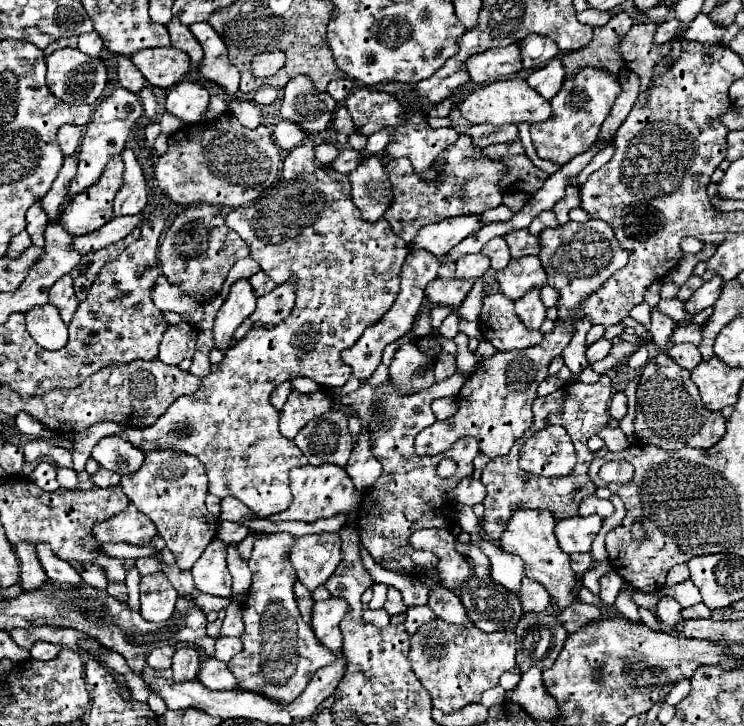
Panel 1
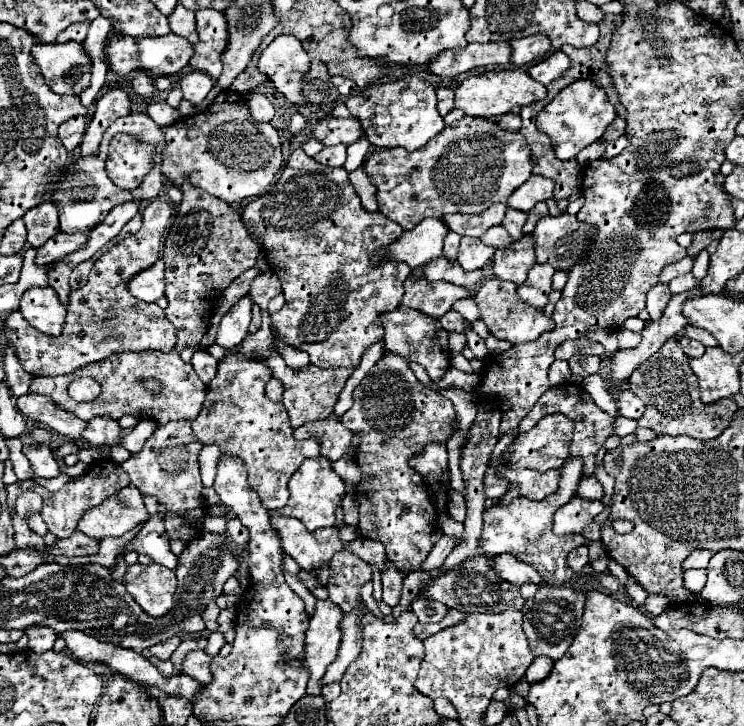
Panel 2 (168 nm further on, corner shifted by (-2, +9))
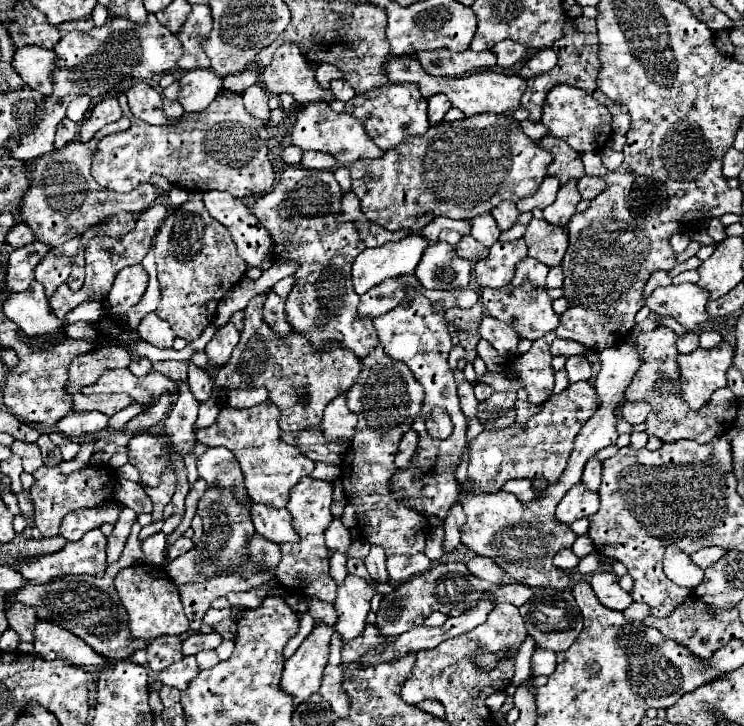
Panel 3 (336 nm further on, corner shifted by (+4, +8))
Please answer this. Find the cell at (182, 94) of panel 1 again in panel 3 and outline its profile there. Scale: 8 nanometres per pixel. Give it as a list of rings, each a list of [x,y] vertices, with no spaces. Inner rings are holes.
[[[189,70],[179,80],[177,102],[183,106],[187,114],[203,112],[213,102],[221,88],[223,80],[211,70]]]

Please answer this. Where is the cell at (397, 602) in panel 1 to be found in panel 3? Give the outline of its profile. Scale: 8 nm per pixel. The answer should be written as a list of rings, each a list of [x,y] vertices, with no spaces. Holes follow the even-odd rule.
[[[371,546],[371,552],[365,558],[365,566],[367,566],[367,572],[371,578],[381,580],[381,582],[389,580],[387,570],[385,570],[385,550],[381,546]]]

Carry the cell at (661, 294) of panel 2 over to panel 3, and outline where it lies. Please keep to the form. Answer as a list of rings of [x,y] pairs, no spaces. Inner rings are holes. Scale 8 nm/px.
[[[657,270],[657,272],[653,272],[653,274],[651,274],[649,282],[645,284],[643,294],[645,294],[645,296],[649,296],[655,288],[659,288],[659,286],[669,286],[669,284],[671,284],[671,280],[673,280],[673,278],[671,278],[665,270]]]

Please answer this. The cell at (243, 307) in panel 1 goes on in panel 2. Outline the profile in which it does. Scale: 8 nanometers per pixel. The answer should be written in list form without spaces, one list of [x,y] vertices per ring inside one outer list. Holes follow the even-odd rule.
[[[249,295],[241,297],[221,319],[219,331],[217,331],[217,345],[225,349],[233,349],[247,337],[247,329],[251,323],[251,307],[253,301]]]

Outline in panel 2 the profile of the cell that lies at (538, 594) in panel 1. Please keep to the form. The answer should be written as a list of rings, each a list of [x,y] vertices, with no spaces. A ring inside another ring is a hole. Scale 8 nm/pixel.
[[[507,553],[497,555],[493,567],[501,577],[505,577],[511,583],[513,581],[535,581],[535,583],[539,581],[539,573],[533,567],[517,561],[513,555],[507,555]]]

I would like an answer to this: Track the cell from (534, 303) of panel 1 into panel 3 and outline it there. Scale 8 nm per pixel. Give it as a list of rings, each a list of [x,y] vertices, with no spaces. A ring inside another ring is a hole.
[[[525,258],[517,264],[515,268],[515,276],[511,280],[513,286],[521,284],[523,280],[529,280],[531,284],[537,284],[539,288],[545,286],[545,278],[547,278],[547,272],[549,272],[549,266],[545,266],[543,262],[539,260],[533,260],[533,258]]]

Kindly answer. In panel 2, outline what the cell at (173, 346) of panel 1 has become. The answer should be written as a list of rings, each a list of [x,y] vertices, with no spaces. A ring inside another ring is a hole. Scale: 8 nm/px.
[[[187,179],[181,185],[183,191],[183,199],[177,207],[177,215],[173,217],[173,223],[169,227],[169,235],[165,239],[165,247],[163,247],[163,263],[165,263],[165,297],[169,299],[169,307],[165,309],[167,319],[175,325],[177,329],[177,345],[175,351],[183,351],[185,347],[197,349],[207,327],[209,327],[209,319],[211,319],[211,309],[217,305],[221,293],[225,291],[225,287],[243,271],[247,271],[249,267],[255,265],[257,253],[259,253],[259,245],[257,241],[253,241],[247,233],[247,229],[243,227],[241,215],[239,211],[235,211],[229,203],[207,195],[207,191],[193,187]]]

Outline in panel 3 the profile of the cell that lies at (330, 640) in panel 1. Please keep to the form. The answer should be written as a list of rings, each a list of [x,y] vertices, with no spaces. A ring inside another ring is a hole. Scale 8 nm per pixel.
[[[315,626],[299,650],[285,662],[281,690],[293,698],[295,708],[303,704],[311,694],[319,692],[323,670],[329,660],[331,634],[331,626]]]

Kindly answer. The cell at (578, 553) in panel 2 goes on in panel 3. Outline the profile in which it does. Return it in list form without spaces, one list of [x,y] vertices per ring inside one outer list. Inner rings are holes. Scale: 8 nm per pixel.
[[[563,548],[561,552],[555,554],[553,558],[553,564],[561,570],[573,570],[577,564],[579,564],[579,558],[569,550],[569,548]]]

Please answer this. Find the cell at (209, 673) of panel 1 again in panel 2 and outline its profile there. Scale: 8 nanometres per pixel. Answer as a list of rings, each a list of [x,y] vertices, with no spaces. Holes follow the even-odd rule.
[[[191,651],[191,655],[187,655],[187,659],[183,661],[181,673],[199,679],[199,683],[211,683],[211,679],[213,679],[211,669],[209,669],[211,661],[213,661],[213,657],[209,653],[205,653],[205,651]]]

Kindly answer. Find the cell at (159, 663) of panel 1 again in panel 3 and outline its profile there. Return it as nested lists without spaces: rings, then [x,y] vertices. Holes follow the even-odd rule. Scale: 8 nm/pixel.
[[[159,636],[157,640],[153,640],[153,644],[147,646],[149,668],[153,672],[161,672],[169,664],[179,662],[183,658],[181,644],[183,644],[183,636]]]

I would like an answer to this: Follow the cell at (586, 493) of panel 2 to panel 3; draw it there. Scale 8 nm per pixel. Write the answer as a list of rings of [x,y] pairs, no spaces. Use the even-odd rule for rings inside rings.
[[[591,456],[587,460],[585,470],[583,470],[583,484],[589,490],[599,490],[599,484],[601,484],[601,468],[603,468],[603,462],[597,456]]]

